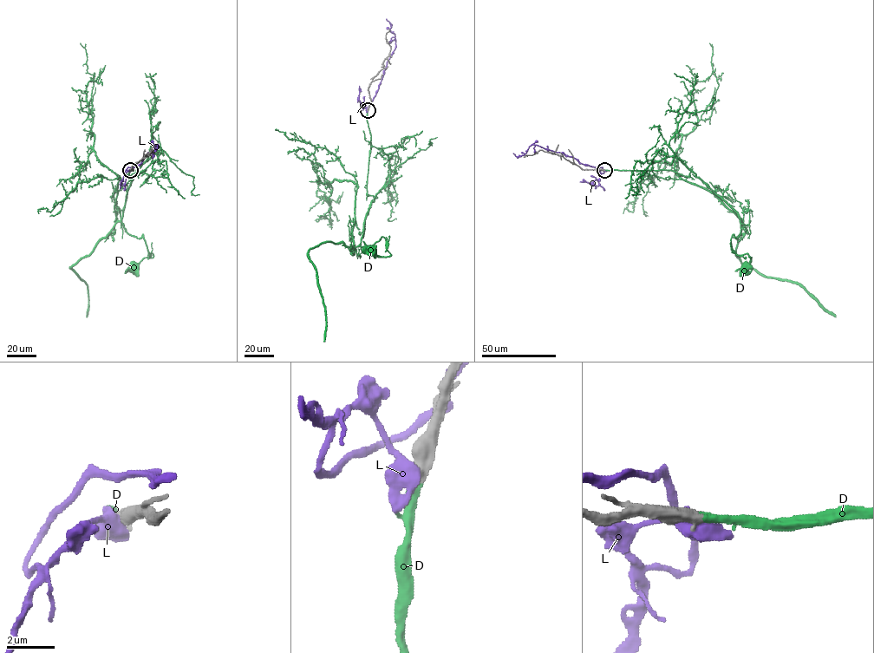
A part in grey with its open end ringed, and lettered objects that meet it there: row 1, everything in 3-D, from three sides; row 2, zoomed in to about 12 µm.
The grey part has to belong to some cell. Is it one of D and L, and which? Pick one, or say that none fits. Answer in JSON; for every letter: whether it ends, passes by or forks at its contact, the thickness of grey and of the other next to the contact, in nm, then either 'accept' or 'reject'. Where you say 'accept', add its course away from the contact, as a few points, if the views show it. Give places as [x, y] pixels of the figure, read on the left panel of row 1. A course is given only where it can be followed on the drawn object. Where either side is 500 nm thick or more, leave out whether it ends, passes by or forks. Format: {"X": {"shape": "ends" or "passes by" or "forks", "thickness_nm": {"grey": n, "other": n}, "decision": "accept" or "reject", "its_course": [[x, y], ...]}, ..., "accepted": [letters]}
{"D": {"thickness_nm": {"grey": 550, "other": 440}, "decision": "accept", "its_course": [[130, 170], [129, 176], [136, 173], [121, 224], [131, 235], [142, 234], [148, 255], [153, 254], [133, 268]]}, "L": {"thickness_nm": {"grey": 600, "other": 480}, "decision": "reject"}, "accepted": ["D"]}

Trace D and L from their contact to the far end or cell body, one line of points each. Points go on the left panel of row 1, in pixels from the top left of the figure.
D: (130, 170), (129, 176), (136, 173), (121, 224), (131, 235), (142, 234), (148, 255), (153, 254), (133, 268)
L: (129, 170), (124, 173), (128, 167), (139, 165), (158, 145), (153, 156), (148, 153)

